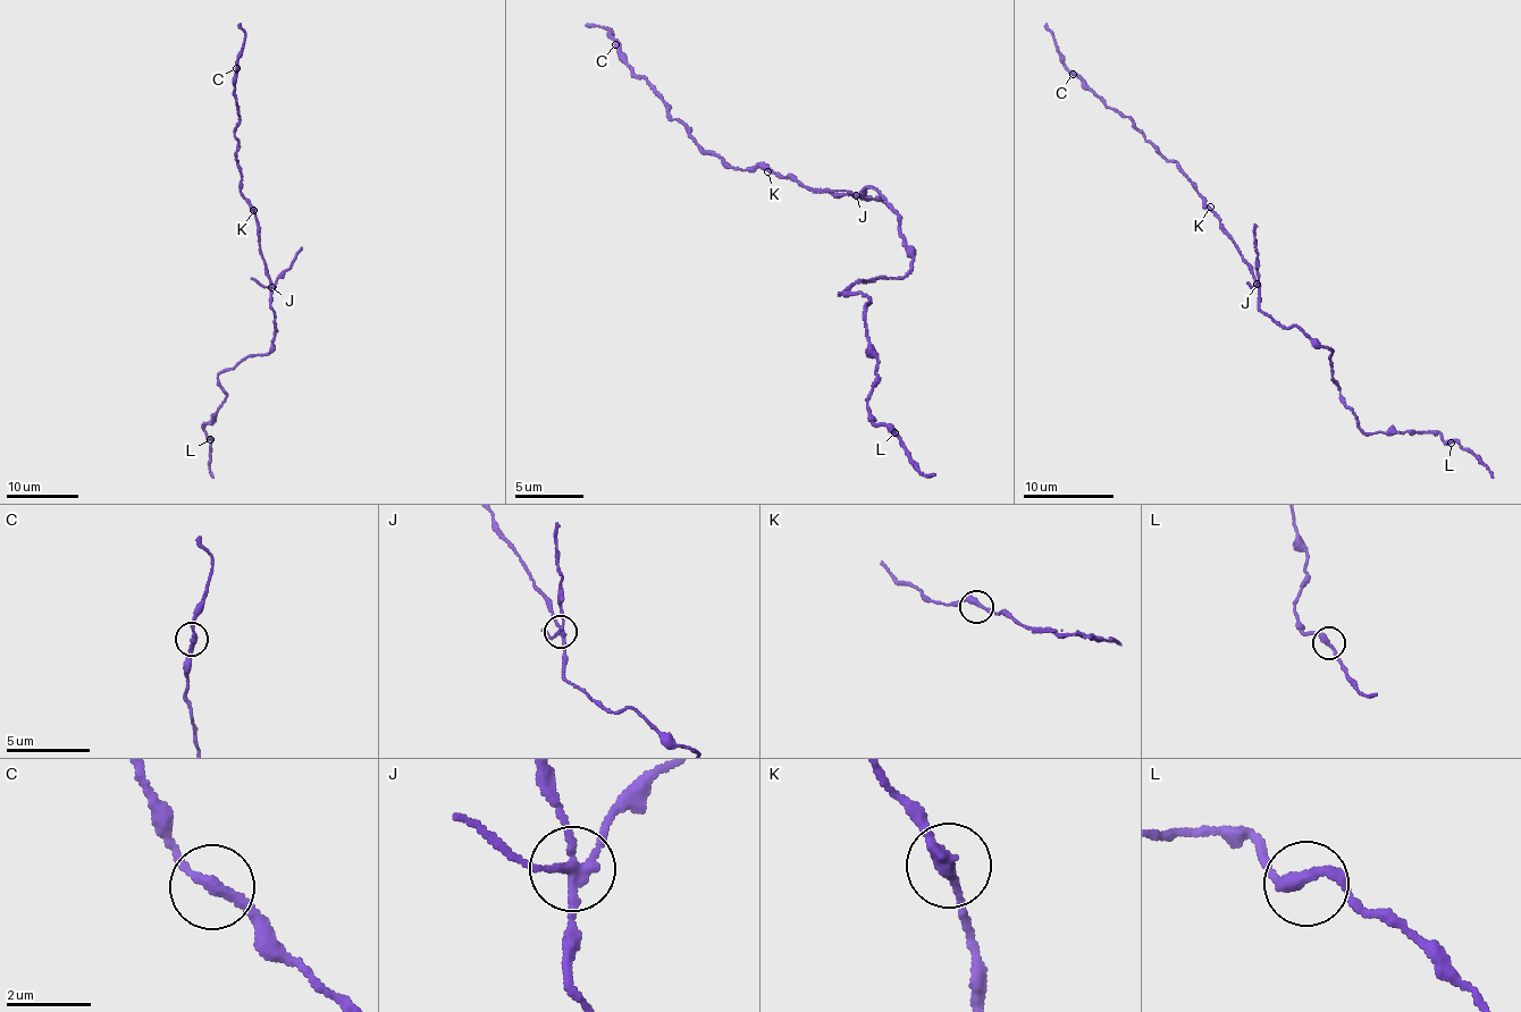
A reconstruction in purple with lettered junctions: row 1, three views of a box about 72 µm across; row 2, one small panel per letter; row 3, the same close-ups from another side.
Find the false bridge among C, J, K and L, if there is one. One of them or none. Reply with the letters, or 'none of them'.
J

